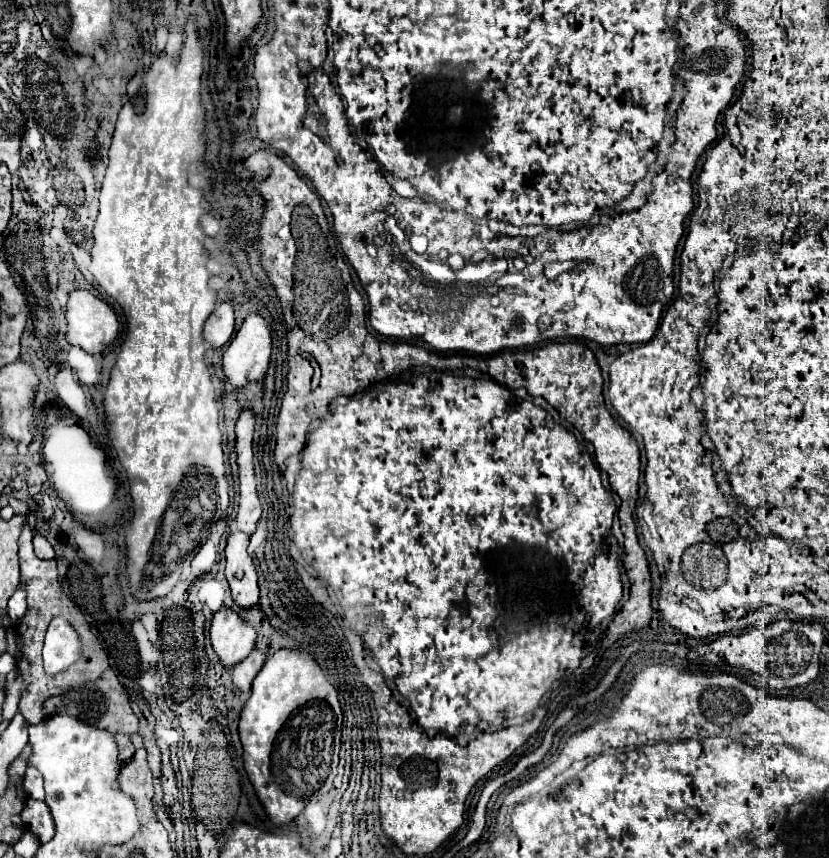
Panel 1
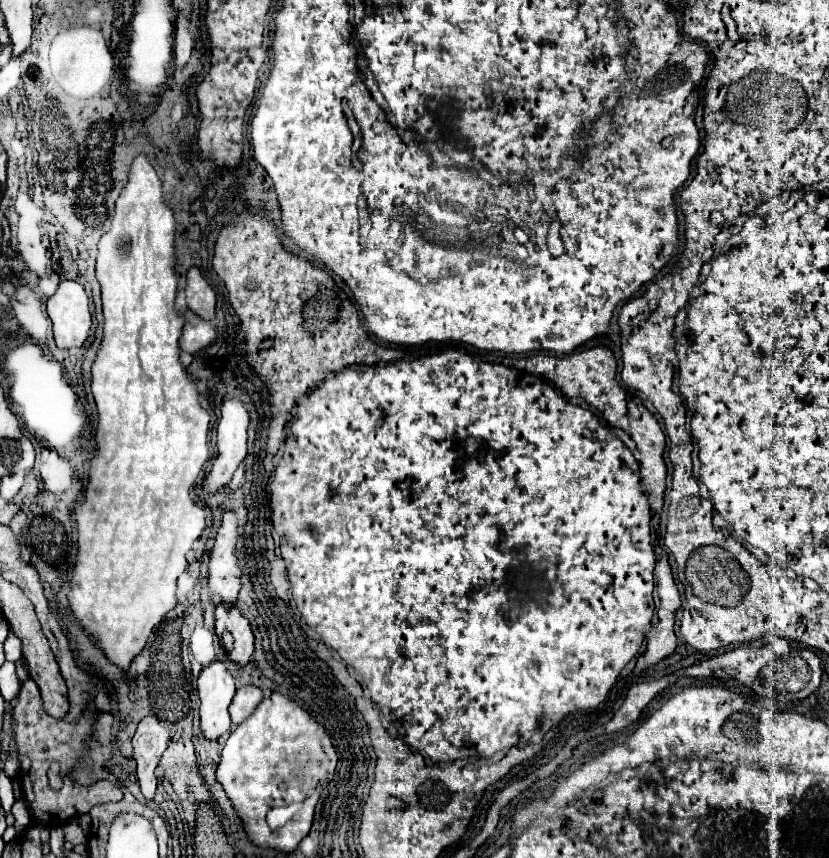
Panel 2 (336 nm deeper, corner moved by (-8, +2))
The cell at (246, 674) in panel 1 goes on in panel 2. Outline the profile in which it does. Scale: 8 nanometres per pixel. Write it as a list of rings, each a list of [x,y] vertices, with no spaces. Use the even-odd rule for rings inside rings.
[[[253,684],[241,686],[229,706],[229,714],[231,714],[233,724],[241,724],[257,708],[261,698],[263,698],[263,692],[259,686],[253,686]]]

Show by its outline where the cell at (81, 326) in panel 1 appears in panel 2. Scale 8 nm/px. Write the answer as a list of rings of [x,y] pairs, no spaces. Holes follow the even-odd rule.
[[[63,280],[47,300],[47,314],[53,322],[55,344],[59,348],[81,348],[87,342],[93,320],[87,292],[79,282]]]

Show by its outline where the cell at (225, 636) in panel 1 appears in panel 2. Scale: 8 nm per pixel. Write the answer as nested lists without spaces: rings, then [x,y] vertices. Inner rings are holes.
[[[213,660],[201,670],[197,688],[201,700],[201,732],[209,740],[219,740],[231,726],[227,708],[235,696],[237,682],[223,660]]]

